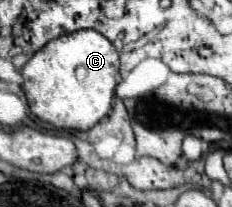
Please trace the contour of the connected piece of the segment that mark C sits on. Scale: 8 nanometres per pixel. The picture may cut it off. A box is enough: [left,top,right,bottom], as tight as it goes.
[21,30,119,130]

